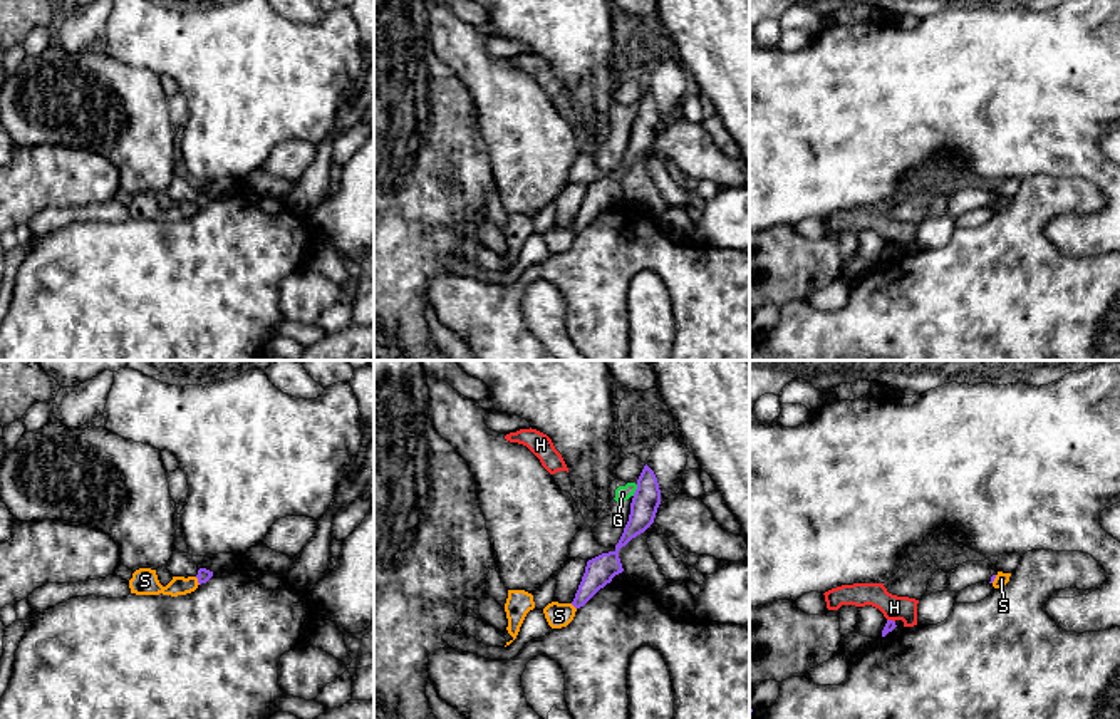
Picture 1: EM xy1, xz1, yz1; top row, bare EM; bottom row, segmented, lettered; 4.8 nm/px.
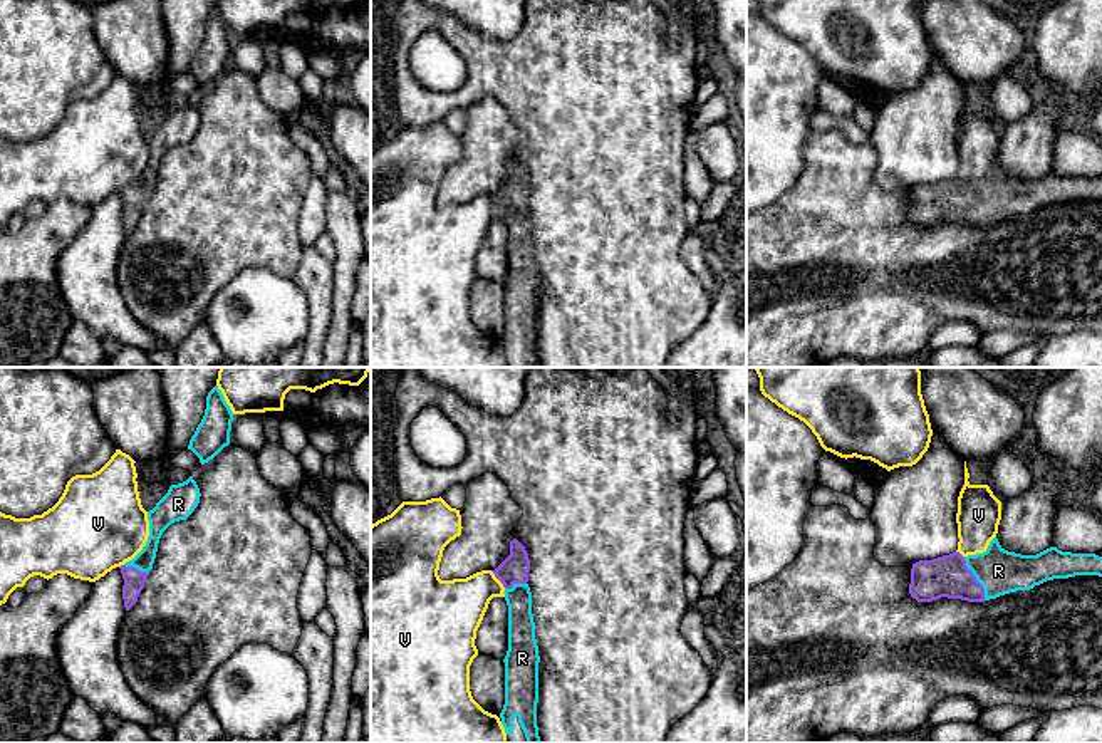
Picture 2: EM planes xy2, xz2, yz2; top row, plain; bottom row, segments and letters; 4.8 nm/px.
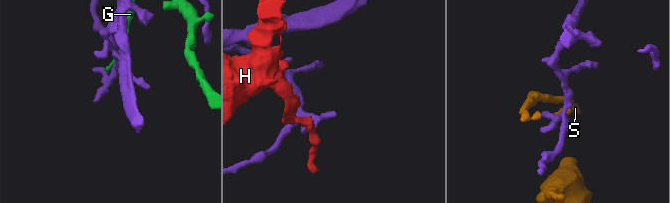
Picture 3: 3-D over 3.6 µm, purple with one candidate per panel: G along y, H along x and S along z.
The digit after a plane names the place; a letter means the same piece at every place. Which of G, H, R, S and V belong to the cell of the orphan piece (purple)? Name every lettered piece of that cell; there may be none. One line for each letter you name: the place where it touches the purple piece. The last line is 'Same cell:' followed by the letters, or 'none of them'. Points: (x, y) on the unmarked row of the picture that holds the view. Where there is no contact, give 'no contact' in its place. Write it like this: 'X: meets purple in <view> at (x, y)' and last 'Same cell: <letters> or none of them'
R: meets purple in yz2 at (975, 203)
Same cell: R

